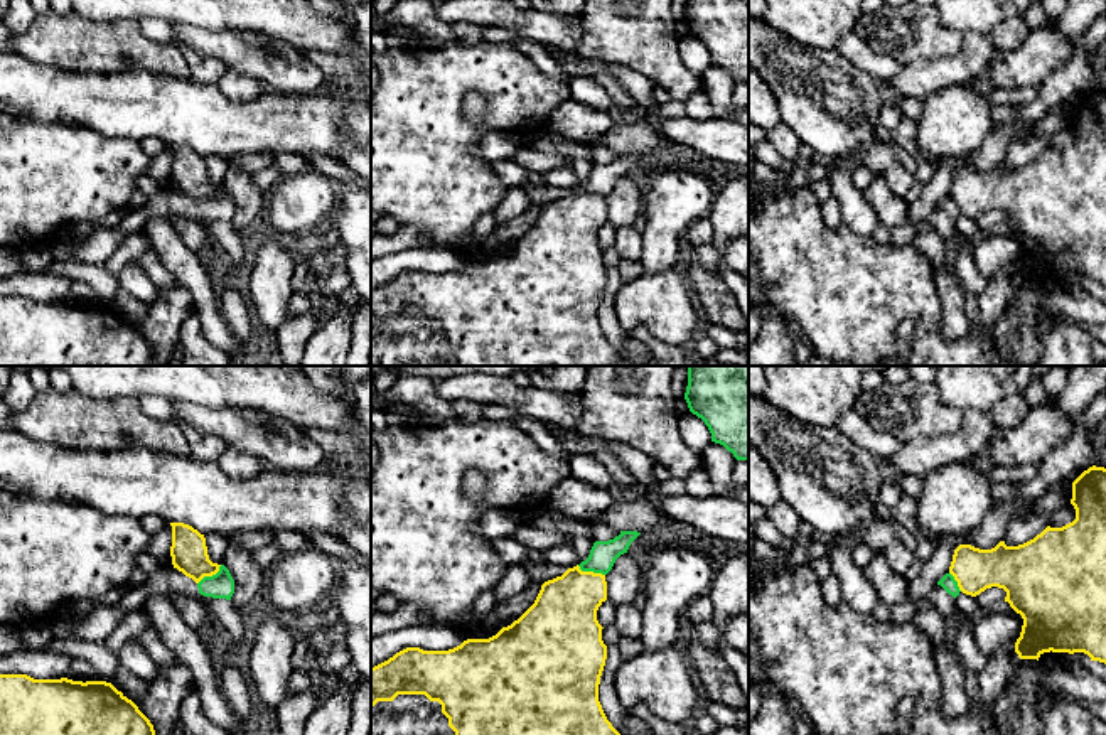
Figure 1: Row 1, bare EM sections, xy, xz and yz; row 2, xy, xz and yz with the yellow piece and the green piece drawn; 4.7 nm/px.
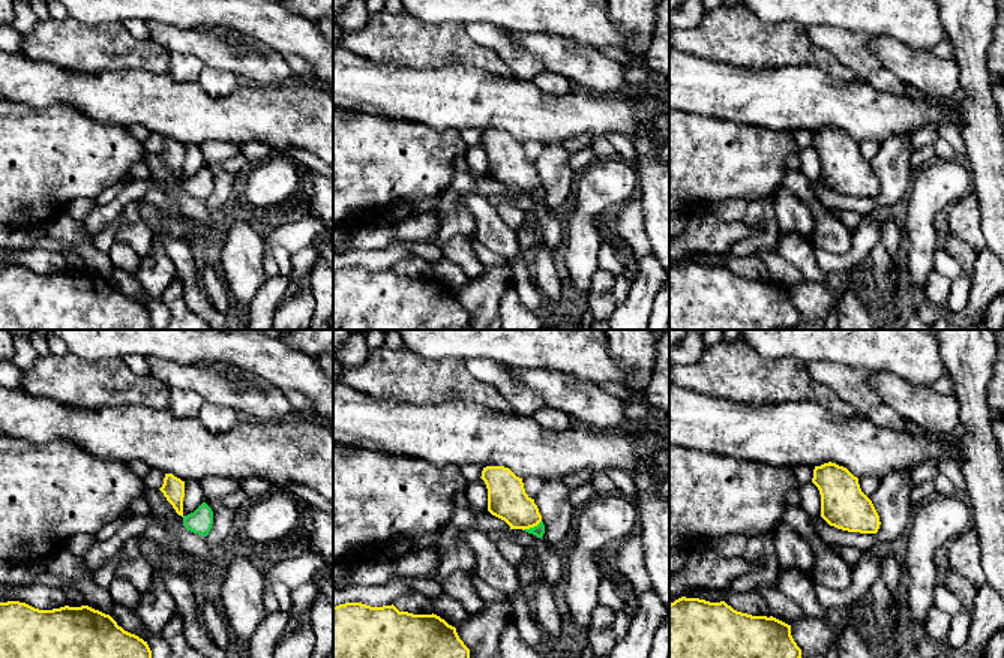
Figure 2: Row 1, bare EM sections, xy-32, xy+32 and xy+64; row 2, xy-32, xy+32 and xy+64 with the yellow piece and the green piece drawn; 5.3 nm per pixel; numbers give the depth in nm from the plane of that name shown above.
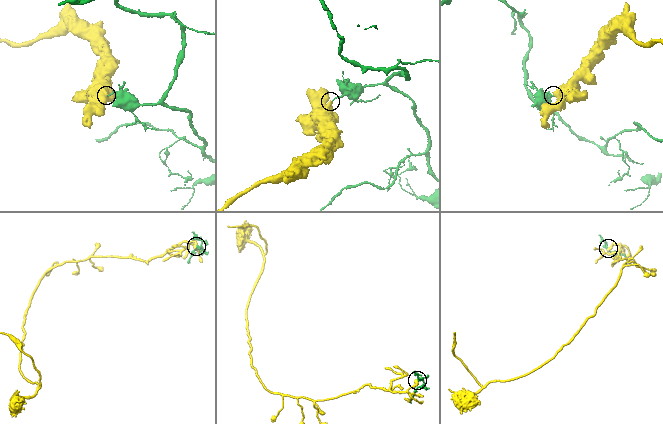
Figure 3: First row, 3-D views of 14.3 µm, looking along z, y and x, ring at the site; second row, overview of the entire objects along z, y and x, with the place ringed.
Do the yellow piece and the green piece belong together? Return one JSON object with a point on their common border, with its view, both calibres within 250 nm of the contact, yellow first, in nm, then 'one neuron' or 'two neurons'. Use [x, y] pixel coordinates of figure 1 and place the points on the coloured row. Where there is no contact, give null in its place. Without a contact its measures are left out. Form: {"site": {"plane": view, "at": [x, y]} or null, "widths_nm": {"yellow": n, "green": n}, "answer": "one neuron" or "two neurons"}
{"site": {"plane": "xz", "at": [590, 572]}, "widths_nm": {"yellow": 320, "green": 130}, "answer": "two neurons"}

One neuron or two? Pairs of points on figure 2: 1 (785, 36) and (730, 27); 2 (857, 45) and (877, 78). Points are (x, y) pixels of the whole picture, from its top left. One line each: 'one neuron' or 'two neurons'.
1: one neuron
2: two neurons

